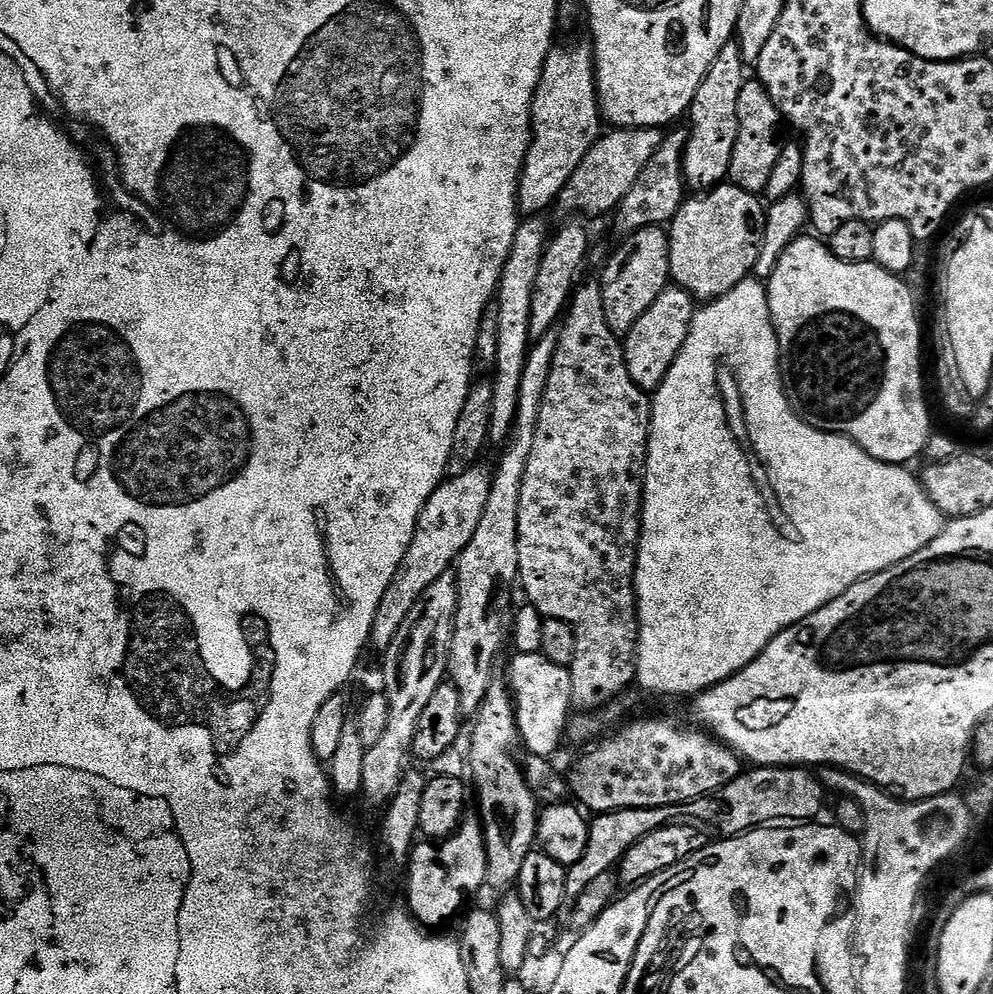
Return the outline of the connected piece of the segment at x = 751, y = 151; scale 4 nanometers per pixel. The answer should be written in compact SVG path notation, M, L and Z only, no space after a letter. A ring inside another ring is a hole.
M745 79L742 94L738 94L738 142L728 171L731 183L753 194L763 193L782 151L780 124L780 111L778 106L774 106L774 98L770 98L766 86L762 86L759 79Z

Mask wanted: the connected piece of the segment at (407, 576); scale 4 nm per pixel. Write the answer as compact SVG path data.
M480 467L467 468L462 474L445 479L434 494L430 494L416 523L416 533L406 550L406 558L402 558L402 566L398 566L398 574L394 574L390 586L386 586L386 594L382 594L382 602L374 614L370 644L373 649L377 648L377 653L388 651L390 642L394 642L416 609L418 598L455 565L470 538L474 538L474 530L478 530L478 522L482 522L482 510L486 510L492 489L492 472Z

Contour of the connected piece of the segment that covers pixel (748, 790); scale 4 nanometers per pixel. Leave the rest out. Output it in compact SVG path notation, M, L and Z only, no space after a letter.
M756 766L741 771L718 793L716 824L725 837L739 836L777 822L812 822L824 808L826 789L811 771L800 766Z

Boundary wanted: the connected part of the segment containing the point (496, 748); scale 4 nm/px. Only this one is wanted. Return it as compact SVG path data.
M493 679L474 723L476 729L472 732L472 749L467 749L466 760L470 765L470 776L472 774L472 780L476 783L474 800L480 803L478 819L484 829L488 867L486 884L496 894L504 894L511 889L508 888L511 884L513 887L519 881L522 862L526 862L537 843L538 801L532 792L529 777L522 771L522 764L512 757L516 744L518 748L521 743L520 728L516 724L514 697L503 679Z

